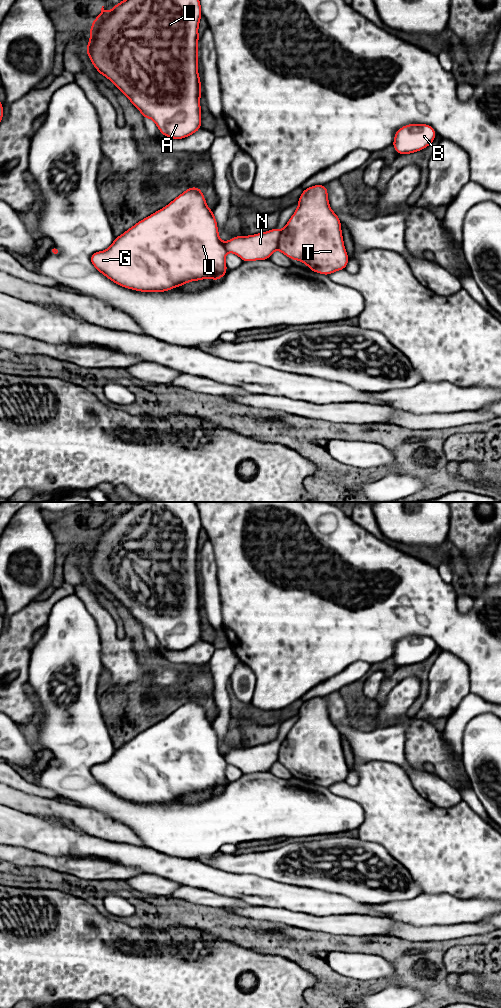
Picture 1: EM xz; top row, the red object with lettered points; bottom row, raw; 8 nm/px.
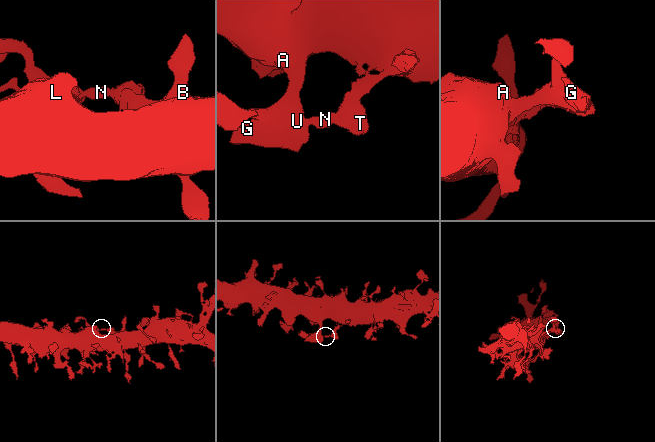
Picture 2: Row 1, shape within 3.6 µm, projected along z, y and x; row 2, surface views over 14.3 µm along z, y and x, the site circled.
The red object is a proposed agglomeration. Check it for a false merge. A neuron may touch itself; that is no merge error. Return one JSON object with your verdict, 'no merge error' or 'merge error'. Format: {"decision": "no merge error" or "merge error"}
{"decision": "merge error"}

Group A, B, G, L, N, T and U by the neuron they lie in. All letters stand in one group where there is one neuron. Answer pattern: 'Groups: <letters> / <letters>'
Groups: A B G L T U / N

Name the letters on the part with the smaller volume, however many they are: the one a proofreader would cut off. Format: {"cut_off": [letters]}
{"cut_off": ["N"]}

